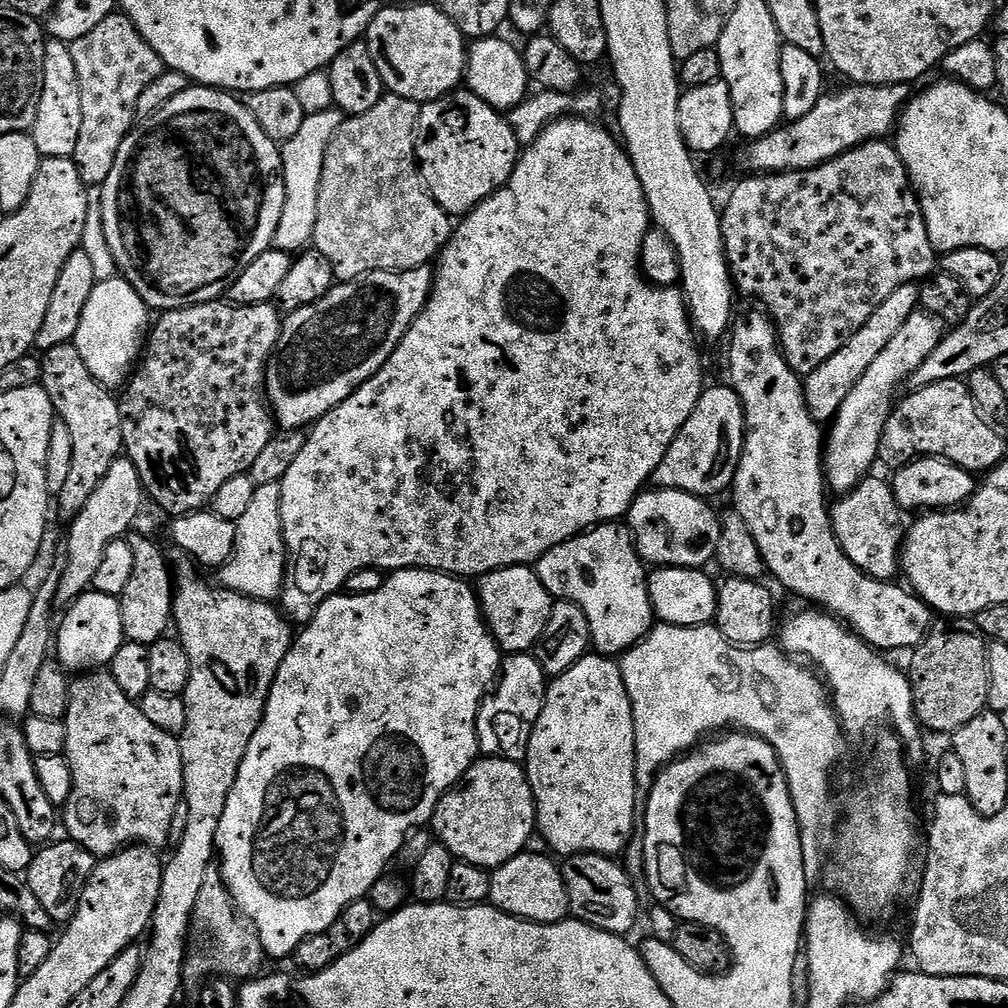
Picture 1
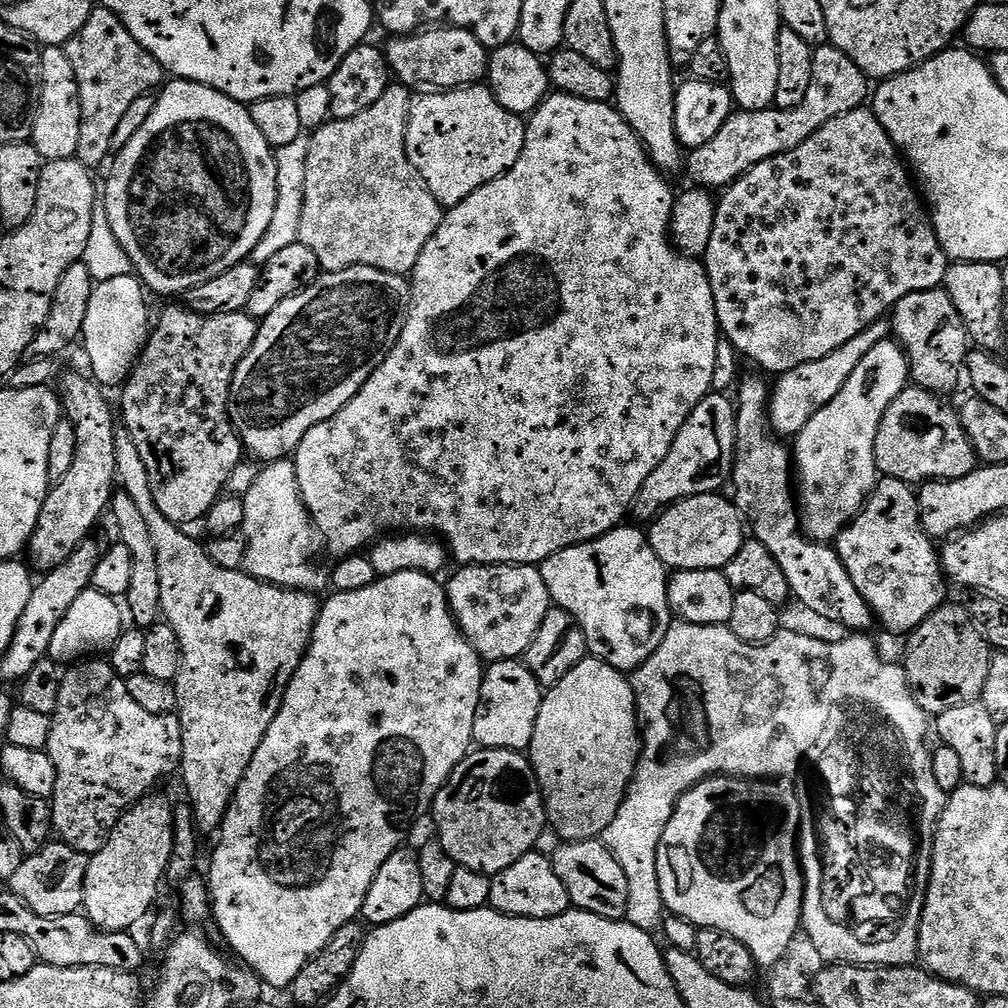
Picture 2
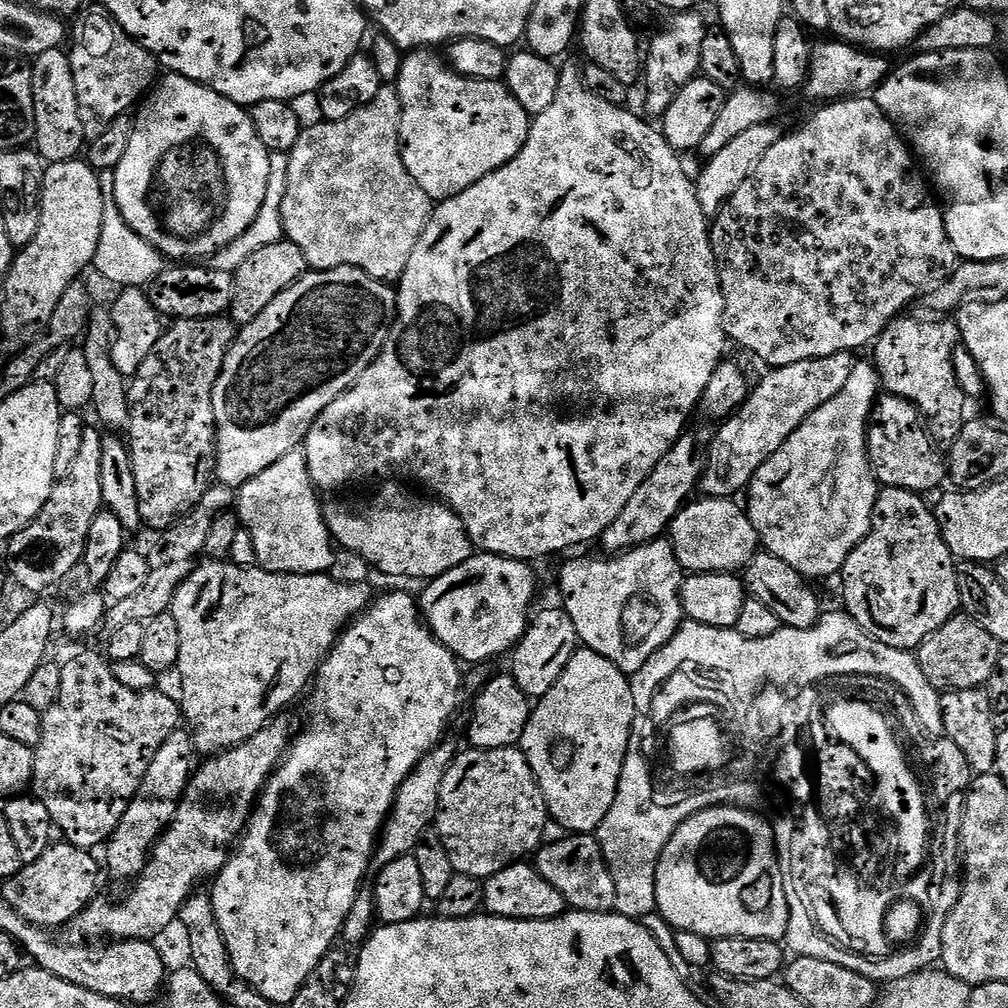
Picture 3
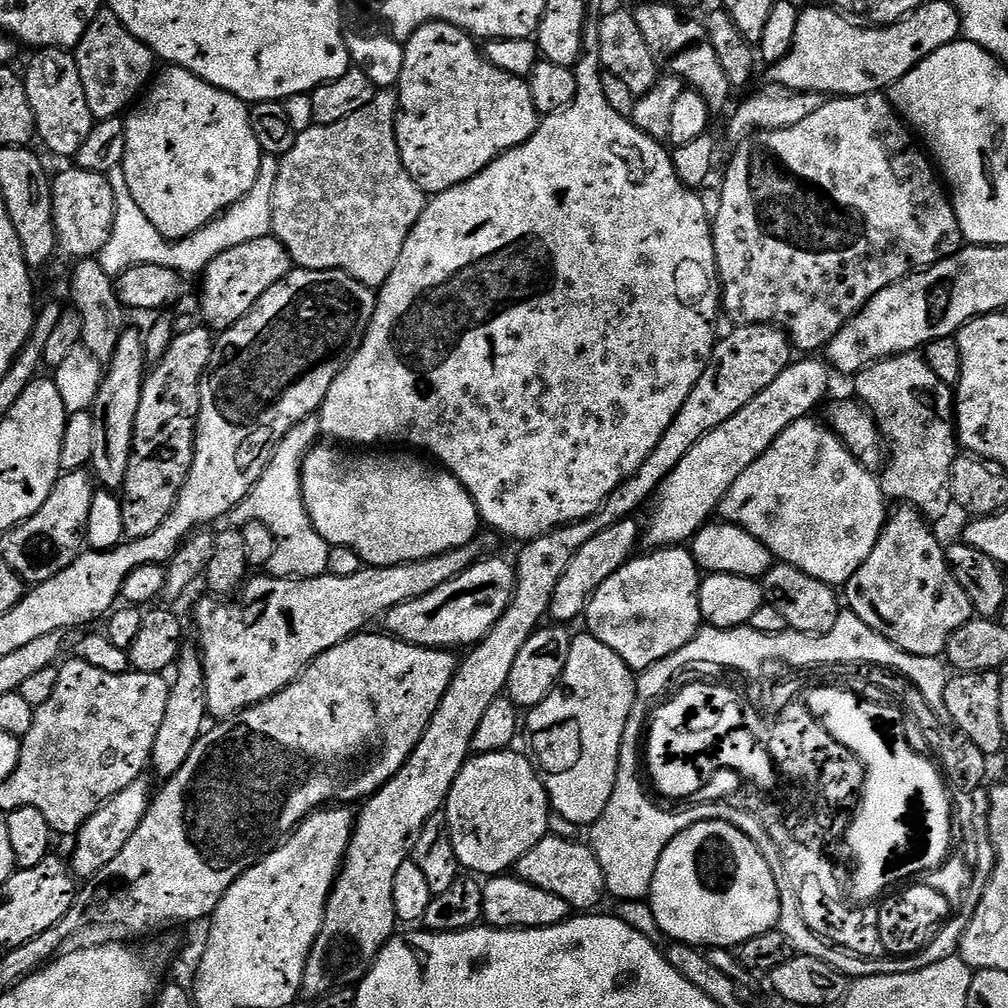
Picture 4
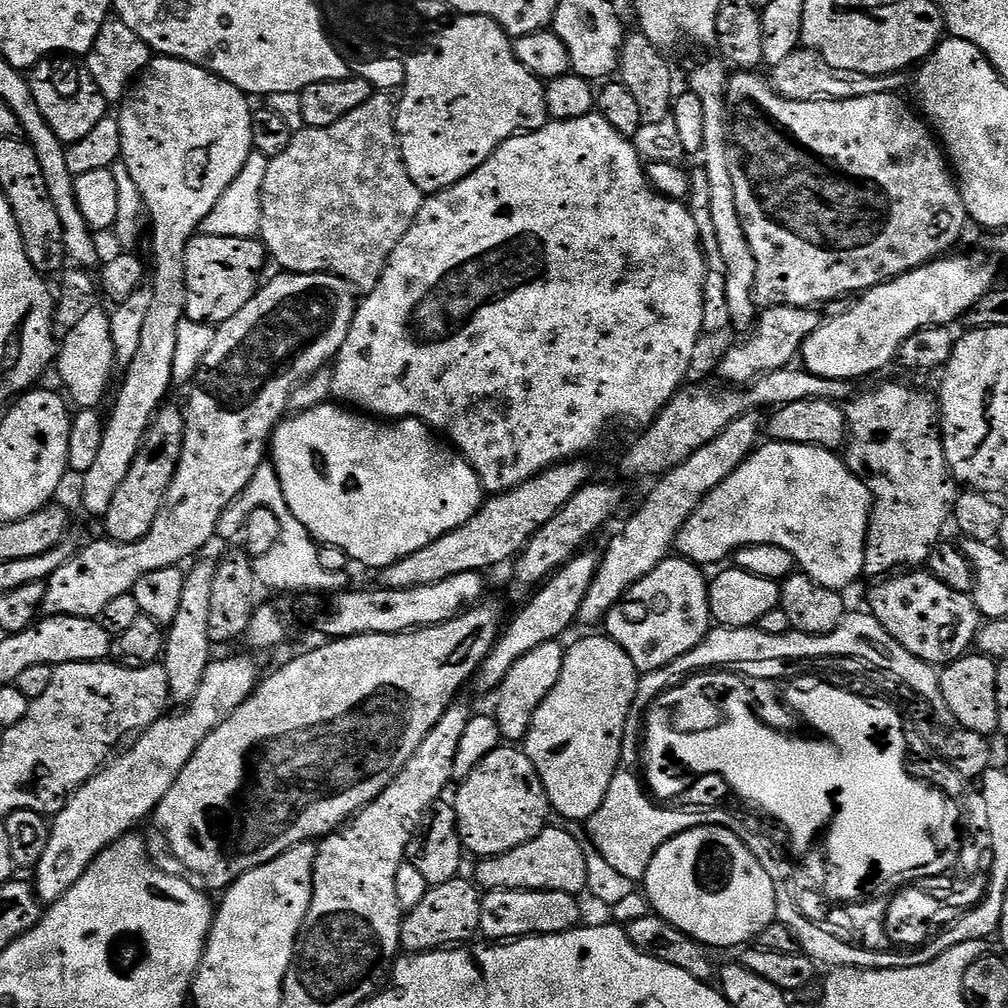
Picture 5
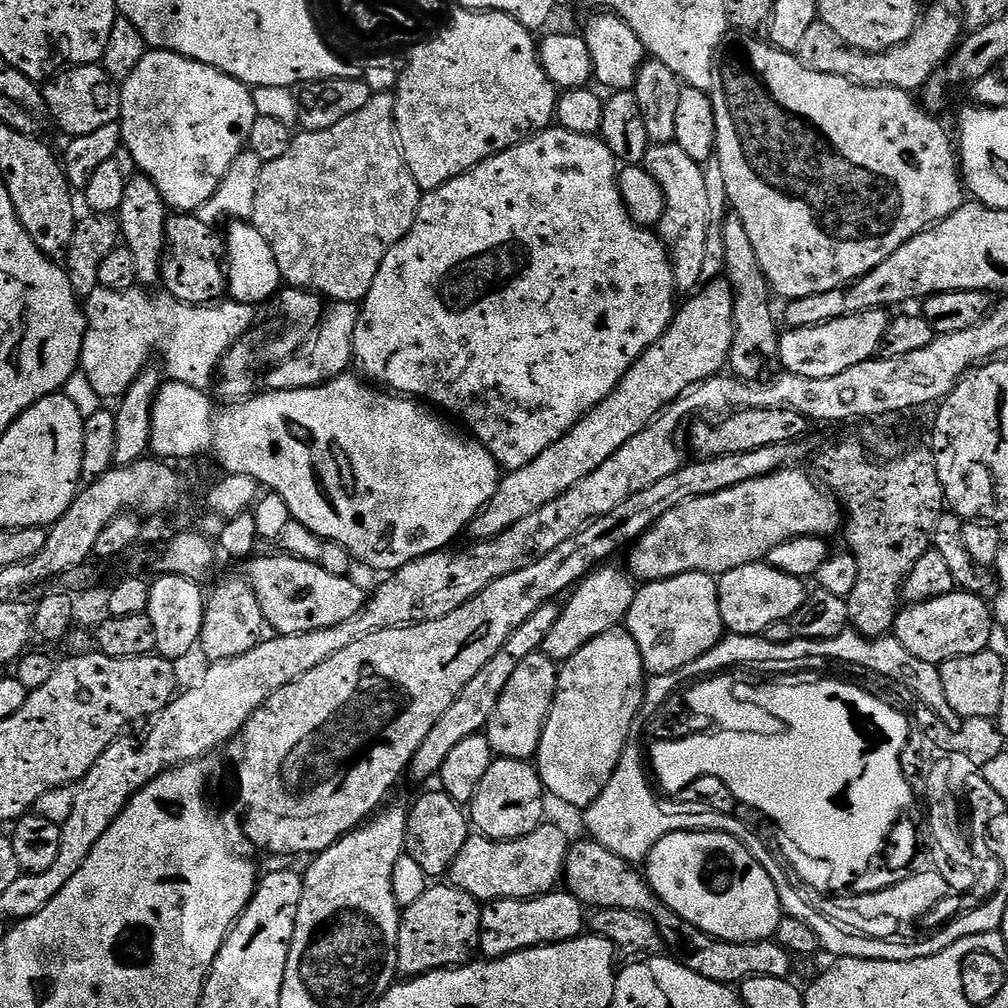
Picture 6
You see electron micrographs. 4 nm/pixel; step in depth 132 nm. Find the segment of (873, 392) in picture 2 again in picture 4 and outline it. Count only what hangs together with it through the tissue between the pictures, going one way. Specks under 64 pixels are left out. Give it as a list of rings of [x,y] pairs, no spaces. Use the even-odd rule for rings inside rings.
[[[805,418],[794,422],[786,430],[782,430],[782,434],[778,434],[778,438],[770,446],[770,450],[766,450],[766,454],[762,454],[762,458],[758,458],[758,462],[746,466],[746,471],[736,479],[734,486],[730,486],[728,496],[722,498],[718,509],[718,516],[721,521],[731,521],[731,523],[737,524],[739,528],[744,528],[750,534],[754,534],[754,538],[758,538],[764,543],[771,550],[773,557],[777,561],[794,566],[798,570],[802,570],[806,574],[810,574],[827,584],[844,586],[847,585],[850,578],[854,578],[858,566],[862,566],[862,562],[866,562],[866,558],[870,558],[870,550],[874,550],[874,546],[878,542],[880,532],[884,529],[886,523],[884,504],[886,505],[886,497],[880,488],[879,479],[873,473],[867,472],[853,458],[850,450],[844,448],[843,442],[833,434],[832,429],[828,427],[827,423],[820,421],[819,424],[816,418]]]

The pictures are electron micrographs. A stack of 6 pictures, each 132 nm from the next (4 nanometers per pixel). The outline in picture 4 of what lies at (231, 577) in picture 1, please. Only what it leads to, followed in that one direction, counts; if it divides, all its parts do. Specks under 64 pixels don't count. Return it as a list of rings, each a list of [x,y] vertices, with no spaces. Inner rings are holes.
[[[296,462],[289,468],[276,468],[275,463],[268,464],[252,488],[252,493],[229,513],[231,527],[244,527],[250,522],[262,522],[270,526],[276,539],[274,558],[270,558],[267,571],[271,575],[294,580],[304,580],[308,576],[323,576],[328,571],[329,545],[318,534],[312,524],[310,514],[304,505],[304,487],[302,486],[303,463]]]

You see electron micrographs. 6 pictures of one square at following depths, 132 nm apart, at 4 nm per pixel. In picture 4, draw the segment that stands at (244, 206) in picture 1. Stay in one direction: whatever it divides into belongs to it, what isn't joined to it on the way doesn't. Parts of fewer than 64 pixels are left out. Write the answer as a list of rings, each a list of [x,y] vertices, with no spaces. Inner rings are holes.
[[[168,66],[163,70],[165,72],[161,71],[151,81],[142,99],[127,113],[124,120],[126,154],[122,173],[123,187],[131,194],[138,210],[150,218],[165,241],[175,242],[205,228],[211,220],[250,194],[250,190],[254,190],[262,153],[258,138],[254,138],[254,130],[250,126],[250,108],[245,101],[215,88],[213,84],[207,84],[185,68]]]

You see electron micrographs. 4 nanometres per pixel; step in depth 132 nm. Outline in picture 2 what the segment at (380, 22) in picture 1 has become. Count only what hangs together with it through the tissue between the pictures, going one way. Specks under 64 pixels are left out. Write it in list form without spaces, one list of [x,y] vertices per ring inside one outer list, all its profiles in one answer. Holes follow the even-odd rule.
[[[432,26],[419,34],[392,36],[386,44],[391,75],[409,89],[428,84],[432,90],[451,90],[476,86],[487,77],[489,49],[465,28]]]

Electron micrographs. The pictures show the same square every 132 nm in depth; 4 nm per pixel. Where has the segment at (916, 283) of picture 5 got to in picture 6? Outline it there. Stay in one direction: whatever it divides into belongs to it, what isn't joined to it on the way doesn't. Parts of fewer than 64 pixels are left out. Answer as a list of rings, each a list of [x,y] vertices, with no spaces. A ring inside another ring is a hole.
[[[869,310],[837,320],[827,320],[825,324],[815,324],[809,328],[788,328],[780,338],[779,363],[784,372],[793,372],[802,378],[834,378],[834,374],[842,374],[842,370],[850,370],[850,366],[858,366],[858,362],[873,359],[881,351],[889,323],[887,311]]]

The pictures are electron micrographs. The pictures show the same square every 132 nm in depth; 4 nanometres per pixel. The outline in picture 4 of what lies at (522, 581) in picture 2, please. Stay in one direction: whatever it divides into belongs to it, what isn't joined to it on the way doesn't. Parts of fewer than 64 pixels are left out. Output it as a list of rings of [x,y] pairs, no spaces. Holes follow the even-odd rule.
[[[484,560],[467,568],[450,582],[430,590],[422,598],[402,602],[388,611],[383,617],[387,631],[397,640],[407,644],[417,644],[423,648],[442,648],[460,650],[463,644],[475,646],[506,614],[516,589],[516,570],[511,563],[504,560]]]

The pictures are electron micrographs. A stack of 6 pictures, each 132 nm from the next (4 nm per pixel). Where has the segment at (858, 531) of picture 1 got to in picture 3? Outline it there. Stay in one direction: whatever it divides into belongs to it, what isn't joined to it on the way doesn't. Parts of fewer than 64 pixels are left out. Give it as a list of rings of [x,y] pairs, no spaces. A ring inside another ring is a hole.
[[[881,487],[876,493],[870,530],[866,538],[854,546],[850,558],[846,558],[838,573],[838,581],[844,587],[843,607],[852,620],[858,622],[872,639],[901,648],[903,652],[919,649],[934,630],[946,626],[946,622],[961,611],[956,577],[958,561],[942,538],[935,511],[924,500],[927,499],[918,492]]]

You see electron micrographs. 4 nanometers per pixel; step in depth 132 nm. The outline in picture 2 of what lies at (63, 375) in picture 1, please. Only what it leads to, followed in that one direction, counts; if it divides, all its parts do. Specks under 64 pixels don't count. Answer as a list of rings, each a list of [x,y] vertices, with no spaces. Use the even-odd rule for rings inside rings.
[[[68,372],[62,380],[63,376],[58,387],[62,412],[74,426],[74,438],[78,438],[78,446],[74,450],[74,463],[70,465],[66,478],[49,487],[34,534],[28,539],[27,563],[40,574],[53,572],[62,566],[62,562],[66,562],[66,558],[70,558],[70,554],[74,554],[74,550],[78,550],[78,546],[82,546],[93,535],[100,515],[109,511],[112,494],[118,484],[114,458],[118,416],[113,401],[111,404],[104,397],[105,389],[91,375]]]

